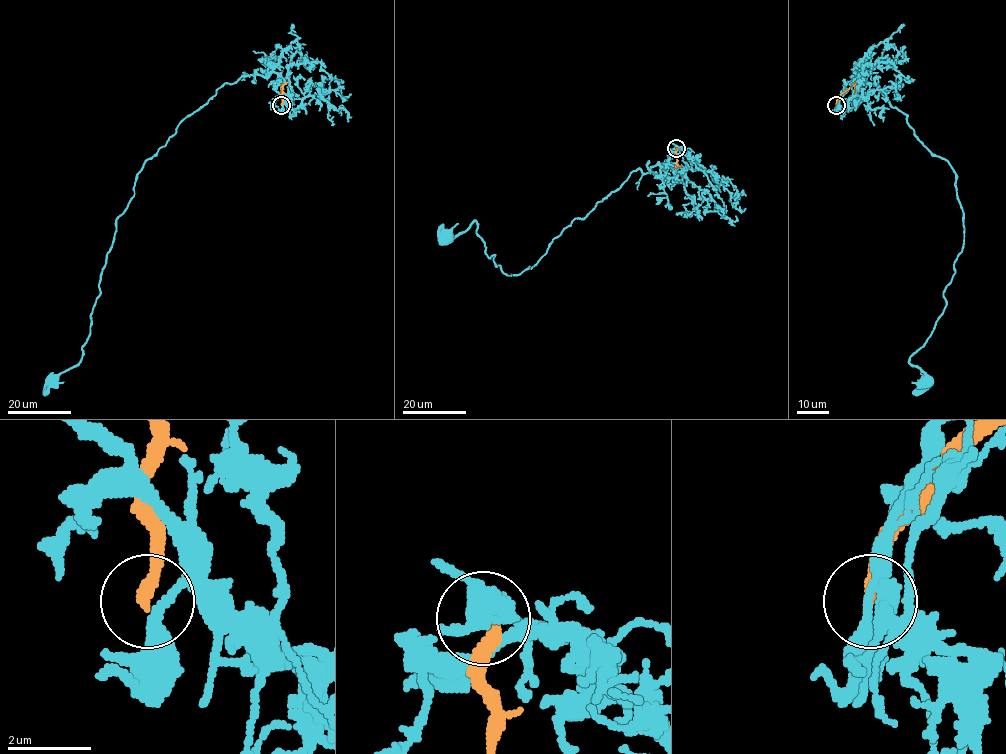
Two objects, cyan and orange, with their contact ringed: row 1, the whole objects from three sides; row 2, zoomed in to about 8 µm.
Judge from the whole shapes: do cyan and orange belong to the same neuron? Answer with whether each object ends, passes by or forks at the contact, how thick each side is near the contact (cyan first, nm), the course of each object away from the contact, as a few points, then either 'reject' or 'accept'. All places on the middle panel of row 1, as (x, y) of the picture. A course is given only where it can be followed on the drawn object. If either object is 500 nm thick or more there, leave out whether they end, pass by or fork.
cyan passes by; orange ends there; 280 nm thick on the cyan side, 320 nm on the other; cyan runs (676, 147), (667, 162), (672, 167), (636, 169), (521, 273), (497, 267), (476, 221), (446, 237); orange runs (676, 147), (674, 166); reject

